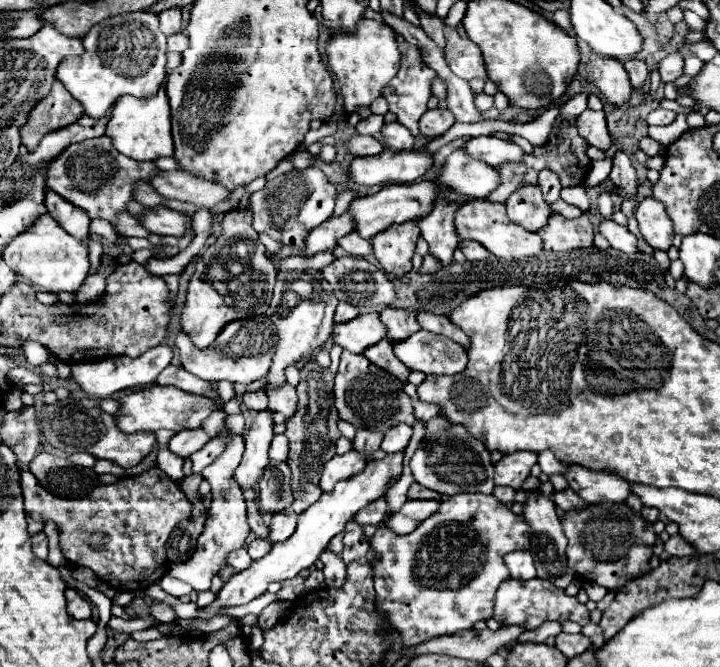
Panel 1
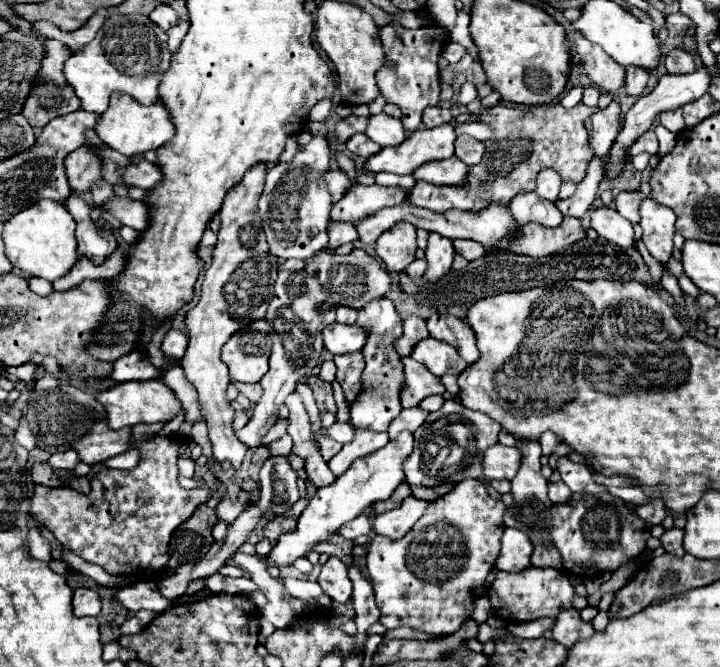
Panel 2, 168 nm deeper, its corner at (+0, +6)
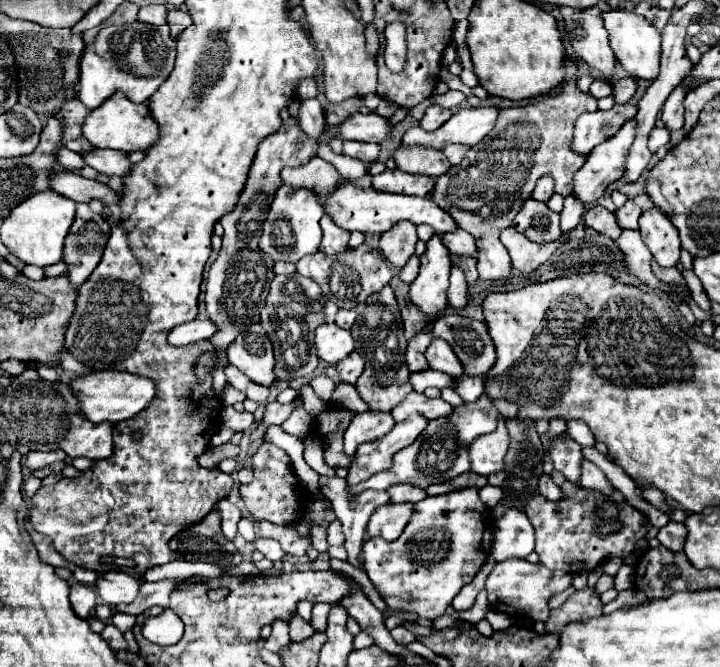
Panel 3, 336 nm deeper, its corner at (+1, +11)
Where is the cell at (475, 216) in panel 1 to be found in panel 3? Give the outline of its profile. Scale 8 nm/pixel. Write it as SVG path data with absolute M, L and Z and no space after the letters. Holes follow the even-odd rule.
M366 172L366 176L358 180L342 180L334 192L328 196L318 196L318 202L322 204L324 212L332 218L334 224L348 232L362 232L362 234L384 234L390 230L398 220L410 220L412 224L428 224L438 234L456 230L456 222L434 204L430 198L418 198L418 196L404 196L404 194L388 194L378 192L372 188L372 174Z

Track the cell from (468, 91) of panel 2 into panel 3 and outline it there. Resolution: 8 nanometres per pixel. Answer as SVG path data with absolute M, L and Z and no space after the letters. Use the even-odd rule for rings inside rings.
M448 90L440 96L434 96L434 104L442 106L442 108L448 108L448 110L456 110L458 106L462 106L464 100L466 100L466 96L462 92L456 92L456 90Z

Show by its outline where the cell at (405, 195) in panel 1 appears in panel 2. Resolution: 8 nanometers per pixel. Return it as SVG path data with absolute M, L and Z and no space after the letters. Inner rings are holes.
M559 103L541 105L527 111L521 111L521 107L505 107L505 105L483 109L479 119L493 127L493 137L485 141L485 147L487 147L485 157L479 165L471 167L473 173L469 175L469 181L463 187L447 187L447 185L439 187L427 181L417 181L415 187L407 193L405 201L409 205L423 207L437 213L443 213L447 209L477 211L489 205L491 201L509 205L509 201L517 193L535 189L535 177L545 167L553 167L561 175L563 181L579 183L585 177L587 163L593 157L587 129L583 125L585 119L593 111L597 111L597 107L595 109L583 107L583 103L579 103L573 109L563 109ZM567 139L569 139L569 145L567 145Z

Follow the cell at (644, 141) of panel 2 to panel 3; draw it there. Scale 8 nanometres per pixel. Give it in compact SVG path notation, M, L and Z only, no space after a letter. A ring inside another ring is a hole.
M654 128L654 130L650 132L650 140L648 140L650 152L656 152L660 146L668 144L668 140L670 140L670 132L668 132L666 128Z

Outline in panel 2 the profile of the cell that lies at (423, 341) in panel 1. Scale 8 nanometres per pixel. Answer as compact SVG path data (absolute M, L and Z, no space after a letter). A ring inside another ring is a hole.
M433 337L421 339L413 351L411 357L425 365L433 375L441 377L445 373L457 375L467 367L467 361L457 353L457 349L445 341L437 341Z

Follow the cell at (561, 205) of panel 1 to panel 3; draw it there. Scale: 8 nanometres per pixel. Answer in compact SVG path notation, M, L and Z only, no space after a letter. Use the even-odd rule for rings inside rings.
M568 196L564 200L564 210L560 212L560 216L562 216L562 234L570 234L580 224L582 214L584 214L584 206L574 196Z

